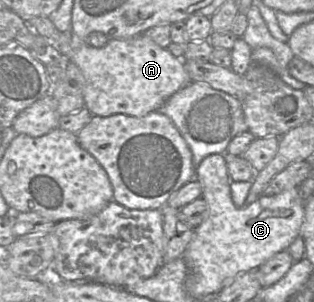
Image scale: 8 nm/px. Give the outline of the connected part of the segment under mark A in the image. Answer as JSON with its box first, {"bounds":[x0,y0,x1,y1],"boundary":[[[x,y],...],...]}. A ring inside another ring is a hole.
{"bounds":[28,17,192,116],"boundary":[[[32,17],[28,24],[37,35],[56,47],[65,61],[74,63],[80,69],[84,77],[84,107],[92,115],[145,116],[160,110],[174,93],[192,81],[184,60],[176,58],[145,34],[126,39],[112,38],[105,46],[96,48],[79,39],[71,30],[59,31],[49,17]]]}

